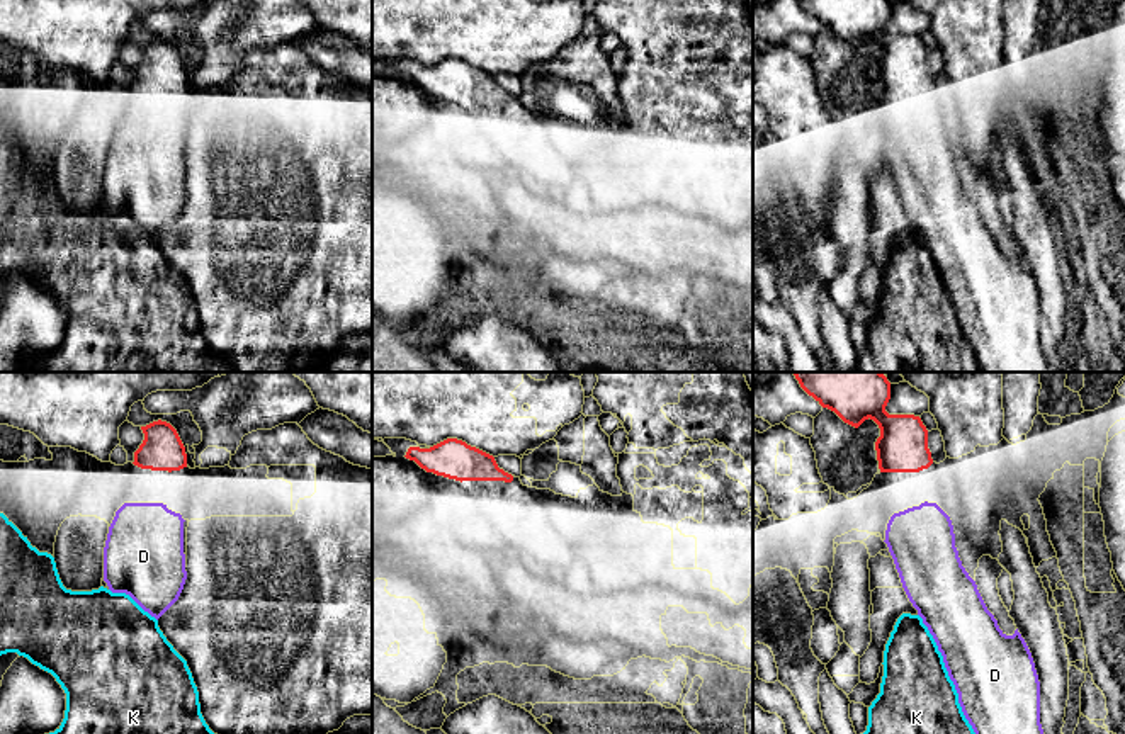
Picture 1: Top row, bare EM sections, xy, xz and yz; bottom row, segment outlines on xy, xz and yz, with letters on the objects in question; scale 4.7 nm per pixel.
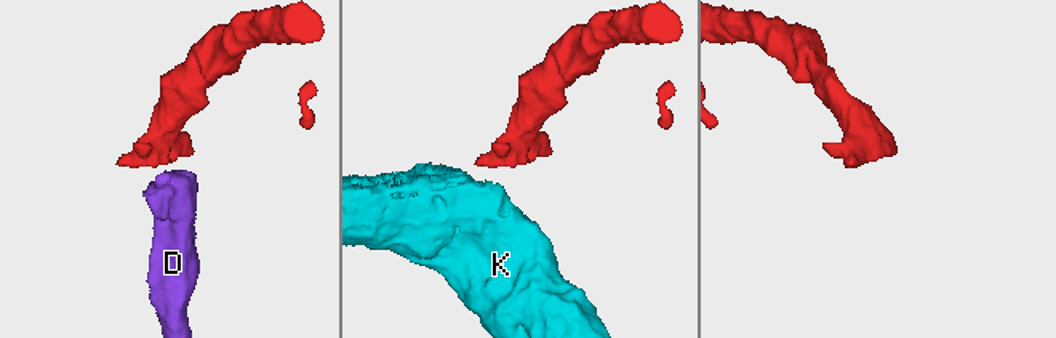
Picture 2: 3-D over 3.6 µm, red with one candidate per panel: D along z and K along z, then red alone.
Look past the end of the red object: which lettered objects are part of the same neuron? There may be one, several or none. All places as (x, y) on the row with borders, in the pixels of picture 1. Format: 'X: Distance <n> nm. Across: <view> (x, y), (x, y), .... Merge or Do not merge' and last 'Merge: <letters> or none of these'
D: Distance 150 nm. Across: yz (918, 471), (925, 502). Merge
K: Distance 600 nm. Across: xy (135, 464), (50, 554). Do not merge
Merge: D

